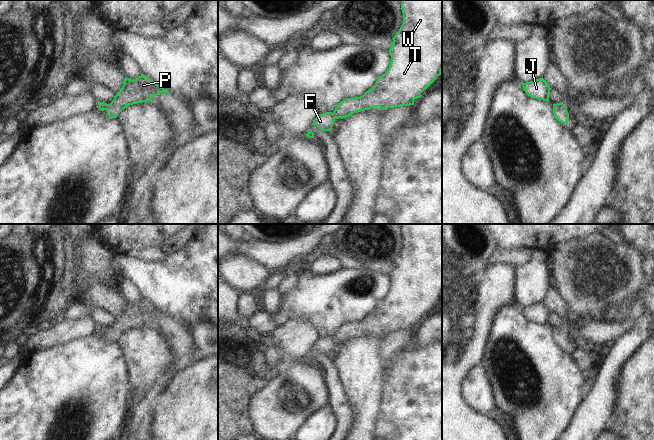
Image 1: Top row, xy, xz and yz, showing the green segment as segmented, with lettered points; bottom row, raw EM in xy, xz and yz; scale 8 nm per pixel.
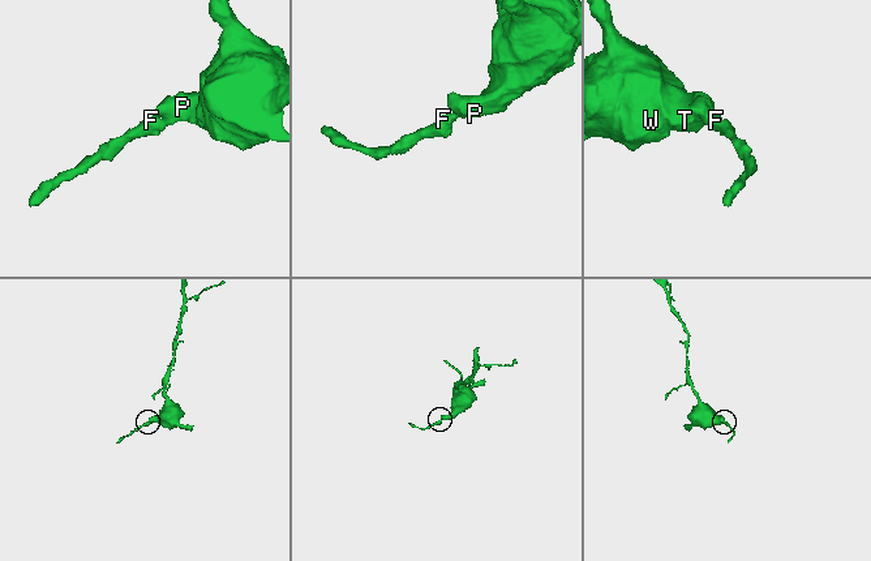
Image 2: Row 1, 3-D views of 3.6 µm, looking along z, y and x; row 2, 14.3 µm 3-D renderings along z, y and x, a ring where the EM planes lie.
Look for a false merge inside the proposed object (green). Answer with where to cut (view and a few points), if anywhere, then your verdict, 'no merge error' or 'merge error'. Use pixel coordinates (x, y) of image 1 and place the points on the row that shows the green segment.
no cut; no merge error

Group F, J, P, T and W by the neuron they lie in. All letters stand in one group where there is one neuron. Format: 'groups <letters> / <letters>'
groups F J P T W

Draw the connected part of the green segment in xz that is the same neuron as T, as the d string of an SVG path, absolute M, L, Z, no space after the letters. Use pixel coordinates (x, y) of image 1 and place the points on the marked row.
M401 0L401 10L403 13L403 23L392 38L393 44L389 49L391 62L388 70L380 76L374 87L366 91L357 98L347 98L341 101L333 112L319 114L314 120L320 130L331 131L336 119L349 117L356 112L380 107L383 110L400 106L414 105L414 101L421 97L421 93L427 89L442 71L442 0Z

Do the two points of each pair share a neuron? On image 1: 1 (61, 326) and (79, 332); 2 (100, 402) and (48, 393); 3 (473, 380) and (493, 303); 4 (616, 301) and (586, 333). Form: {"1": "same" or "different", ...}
{"1": "same", "2": "same", "3": "different", "4": "different"}

